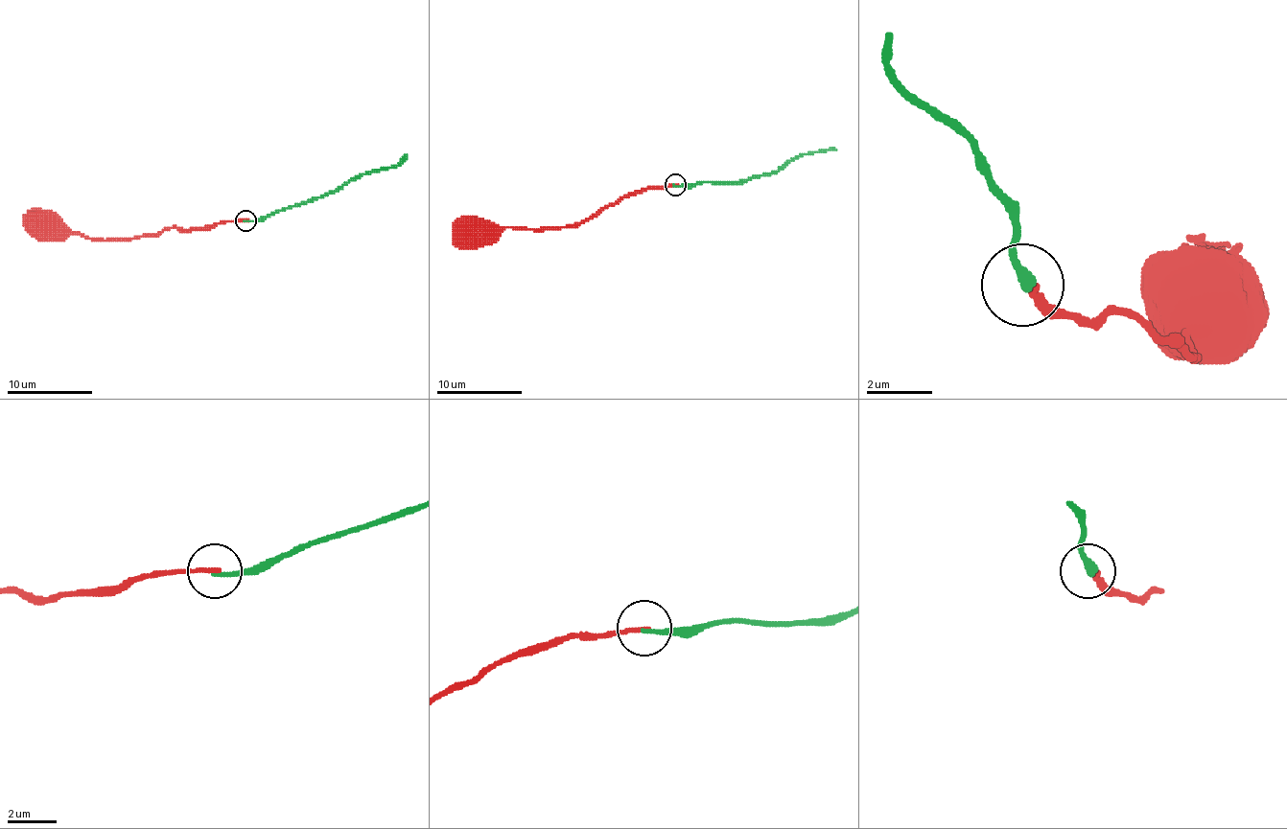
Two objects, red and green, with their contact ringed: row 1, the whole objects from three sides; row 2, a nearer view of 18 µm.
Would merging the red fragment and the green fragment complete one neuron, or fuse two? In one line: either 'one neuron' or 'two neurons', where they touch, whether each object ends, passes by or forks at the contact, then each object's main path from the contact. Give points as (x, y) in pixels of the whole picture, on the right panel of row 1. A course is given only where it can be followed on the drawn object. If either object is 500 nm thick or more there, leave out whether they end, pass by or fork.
two neurons; at (1022, 285); red ends there; green ends there; red runs (1020, 287), (1028, 287), (1053, 311), (1127, 311), (1152, 336), (1193, 360), (1177, 328), (1185, 311), (1202, 303); green runs (1028, 287), (1012, 245), (1012, 213), (987, 172), (897, 80), (888, 31)

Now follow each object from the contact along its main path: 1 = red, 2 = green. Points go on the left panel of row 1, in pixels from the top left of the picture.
1: (245, 221), (92, 241), (47, 232), (44, 225)
2: (245, 221), (263, 221), (280, 210), (313, 201), (375, 170), (391, 168), (407, 154)

